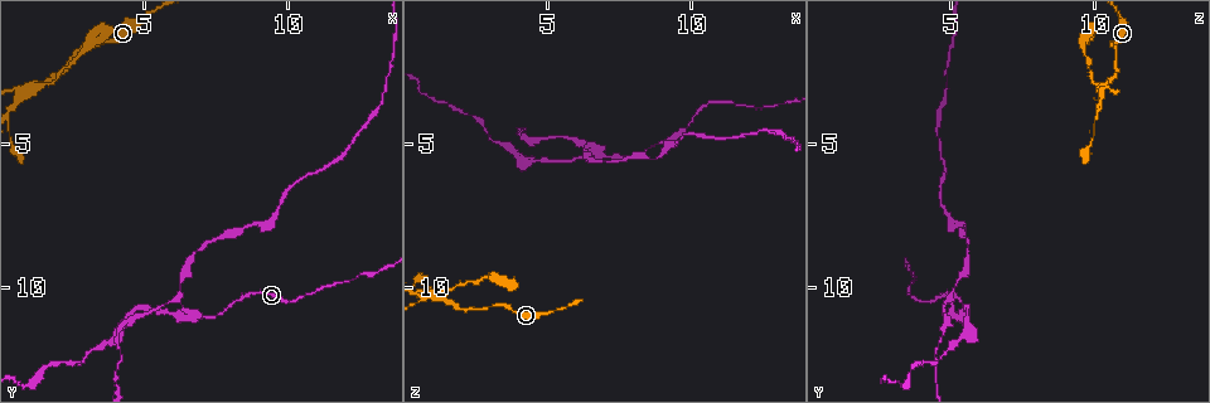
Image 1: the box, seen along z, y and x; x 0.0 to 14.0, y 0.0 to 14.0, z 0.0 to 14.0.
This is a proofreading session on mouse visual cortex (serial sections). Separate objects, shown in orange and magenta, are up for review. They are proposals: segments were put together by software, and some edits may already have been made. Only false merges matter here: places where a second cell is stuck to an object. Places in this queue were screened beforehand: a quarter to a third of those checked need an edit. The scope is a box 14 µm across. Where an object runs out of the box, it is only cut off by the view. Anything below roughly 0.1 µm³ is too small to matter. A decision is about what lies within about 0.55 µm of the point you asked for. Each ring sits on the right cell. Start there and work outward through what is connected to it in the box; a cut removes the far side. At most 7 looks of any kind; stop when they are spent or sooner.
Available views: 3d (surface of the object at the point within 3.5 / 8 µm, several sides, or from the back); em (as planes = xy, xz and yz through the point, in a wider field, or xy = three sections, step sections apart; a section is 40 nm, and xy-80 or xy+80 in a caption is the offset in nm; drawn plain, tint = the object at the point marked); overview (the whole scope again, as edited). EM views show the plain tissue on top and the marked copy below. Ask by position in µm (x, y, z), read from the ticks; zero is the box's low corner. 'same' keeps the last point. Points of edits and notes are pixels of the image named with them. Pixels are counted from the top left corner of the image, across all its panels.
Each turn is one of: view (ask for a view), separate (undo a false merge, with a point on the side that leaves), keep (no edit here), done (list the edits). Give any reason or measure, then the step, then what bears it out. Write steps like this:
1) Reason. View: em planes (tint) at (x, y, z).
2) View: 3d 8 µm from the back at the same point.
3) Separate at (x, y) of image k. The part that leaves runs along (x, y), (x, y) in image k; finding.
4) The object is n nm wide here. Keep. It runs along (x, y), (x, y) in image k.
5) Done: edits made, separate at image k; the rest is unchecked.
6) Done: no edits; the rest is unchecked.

Three arms meet. View: 3d 3.5 µm at (1.4, 3.0, 10.4).

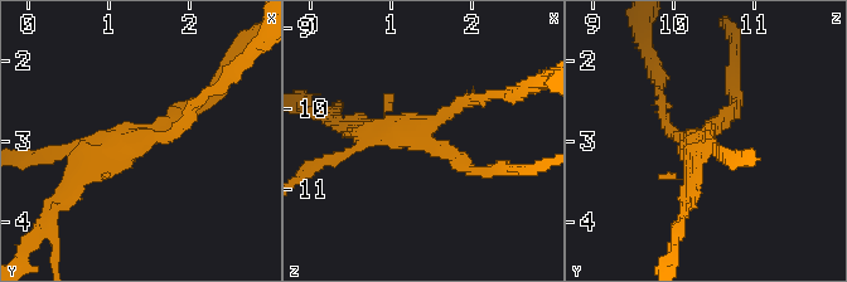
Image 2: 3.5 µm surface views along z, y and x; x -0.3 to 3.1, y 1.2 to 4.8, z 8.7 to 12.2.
3 arms meet here; the arms are 150, 150, 200 nm wide; shape alone is not enough. View: em xy step 2 (tint) at (1.40, 2.90, 10.35).

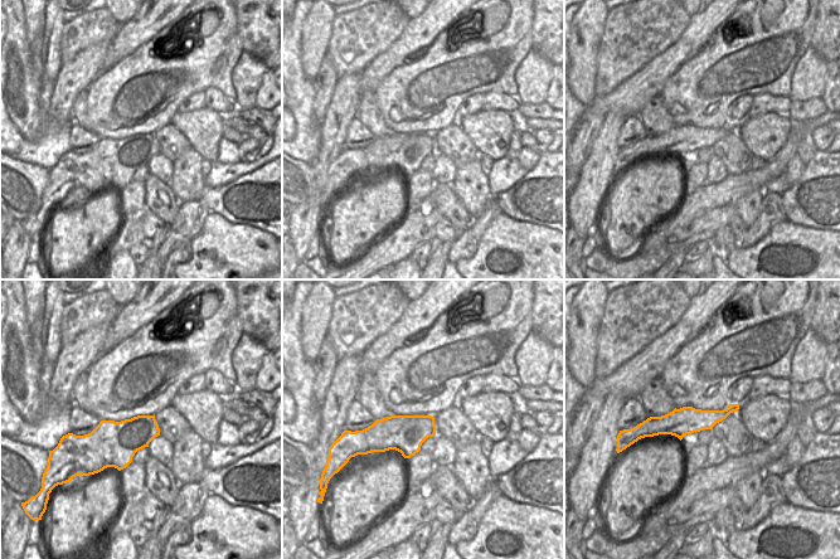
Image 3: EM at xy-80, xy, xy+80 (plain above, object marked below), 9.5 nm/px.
View: em planes (tint) at the same point.

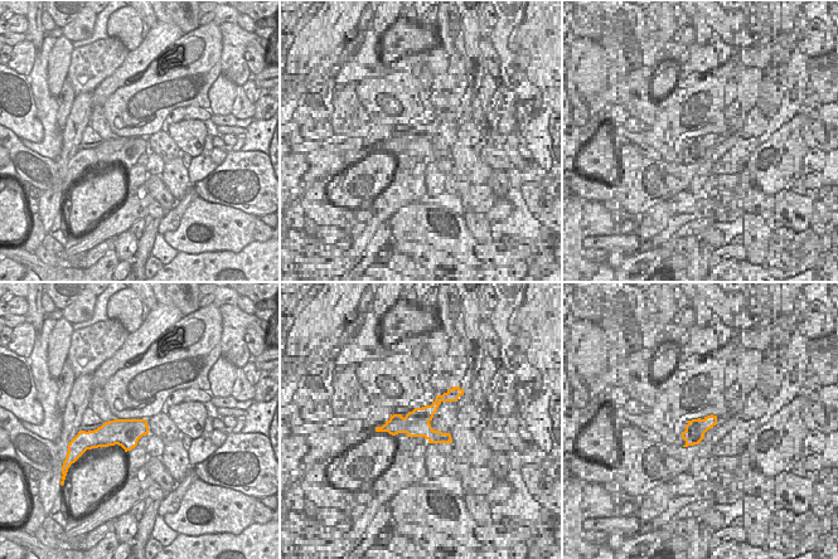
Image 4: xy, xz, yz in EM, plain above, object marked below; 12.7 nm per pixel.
Separate at (67, 195) of image 2. The part that leaves runs along (425, 136), (466, 97), (509, 93) in image 2; two cells meet here.

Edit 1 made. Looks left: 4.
View: 3d 3.5 µm at (6.7, 11.0, 5.1).

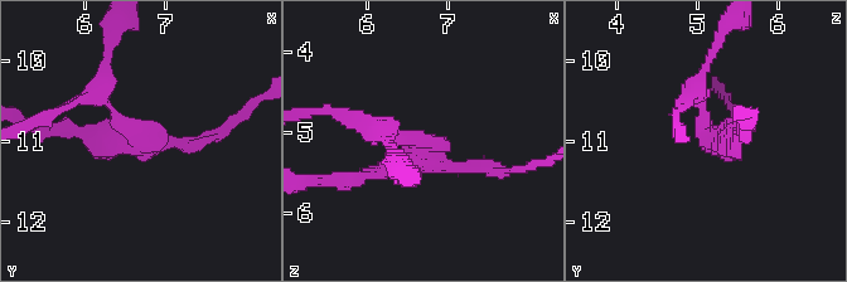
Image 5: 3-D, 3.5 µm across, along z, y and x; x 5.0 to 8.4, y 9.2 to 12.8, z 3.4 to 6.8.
View: em planes (tint) at (6.70, 11.00, 5.25).

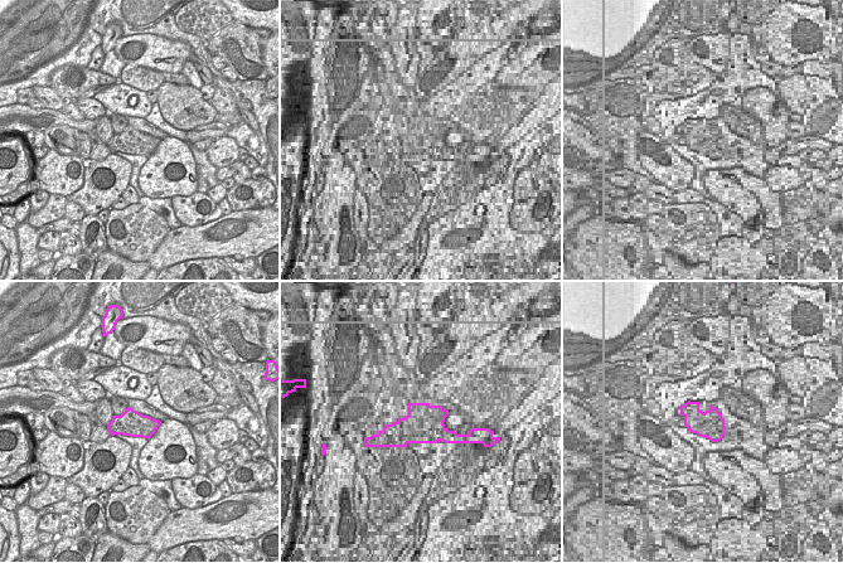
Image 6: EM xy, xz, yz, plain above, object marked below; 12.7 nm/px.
Another direction. View: em xy step 5 (tint) at the same point.

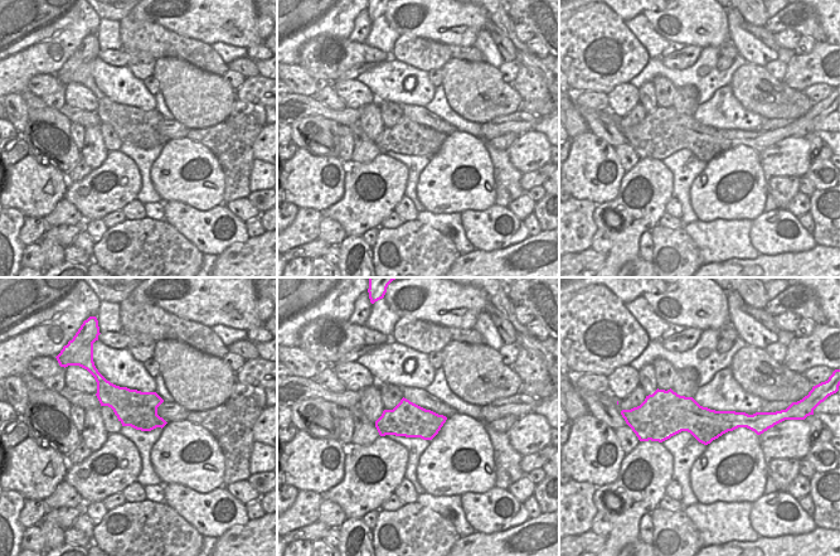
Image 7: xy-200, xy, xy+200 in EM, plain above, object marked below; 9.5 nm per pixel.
The arms are 150, 150, 200 nm wide. Separate at (103, 101) of image 5. A second cell is stuck on.

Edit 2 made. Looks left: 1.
Done: edits made, separate at image 2, separate at image 5; the rest is unchecked.

